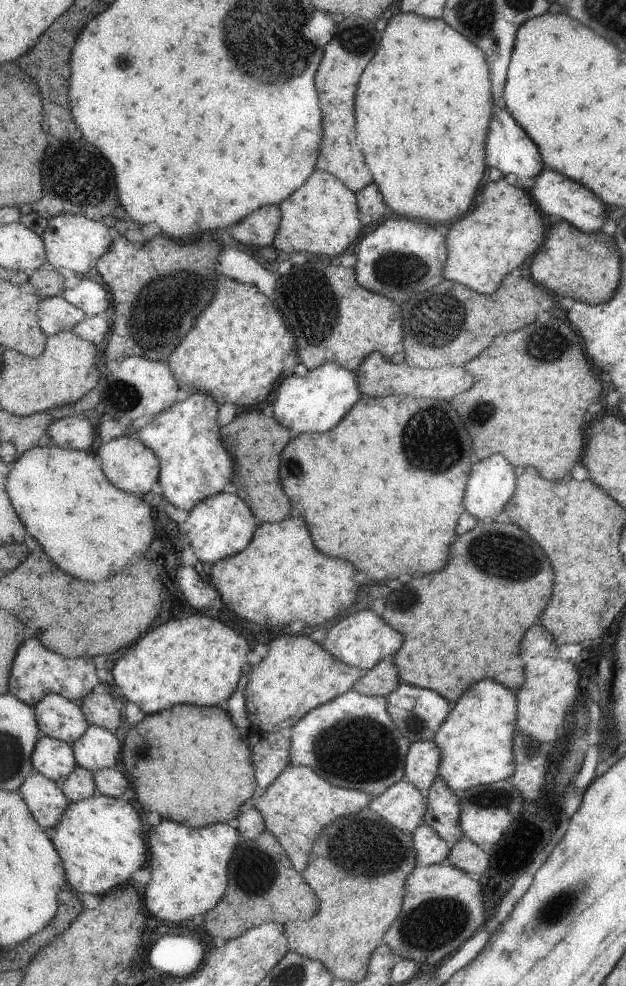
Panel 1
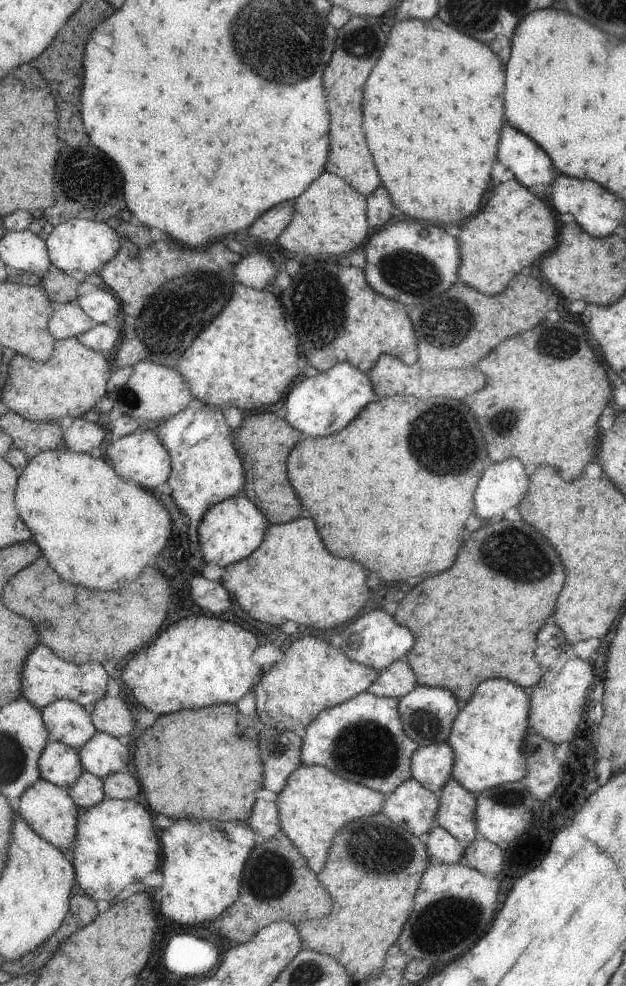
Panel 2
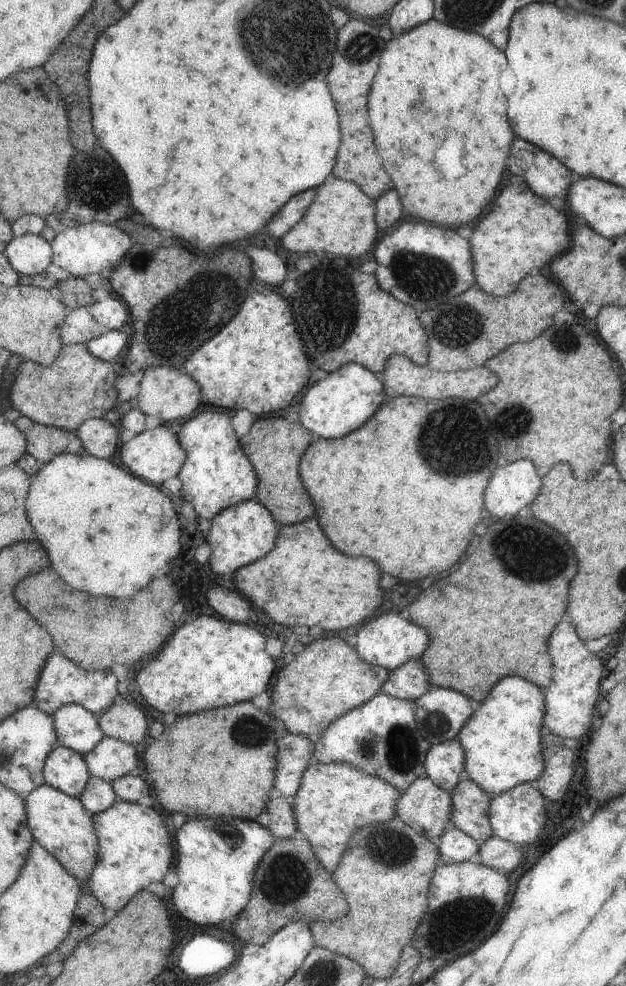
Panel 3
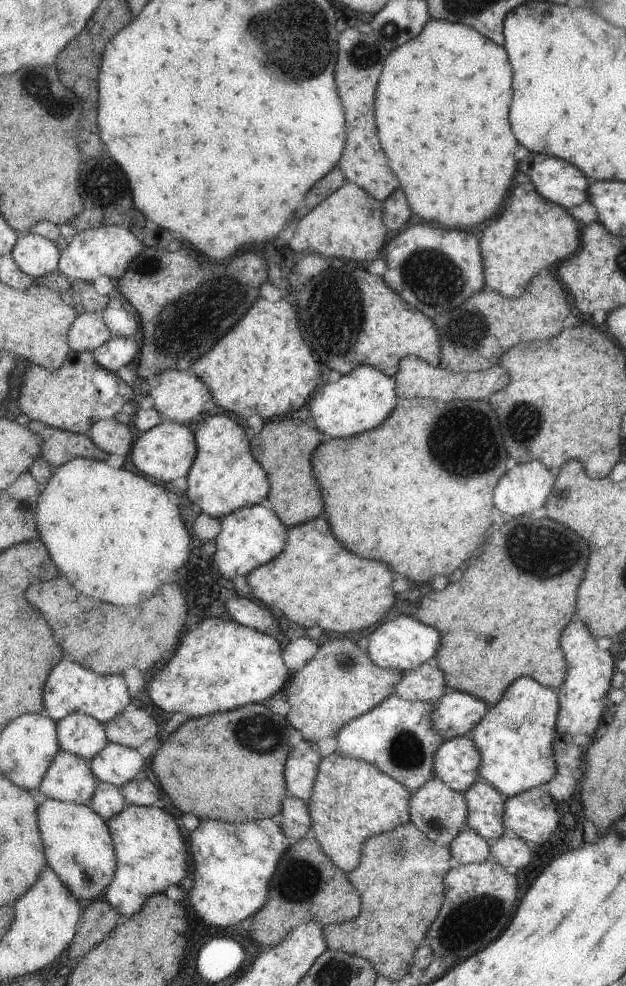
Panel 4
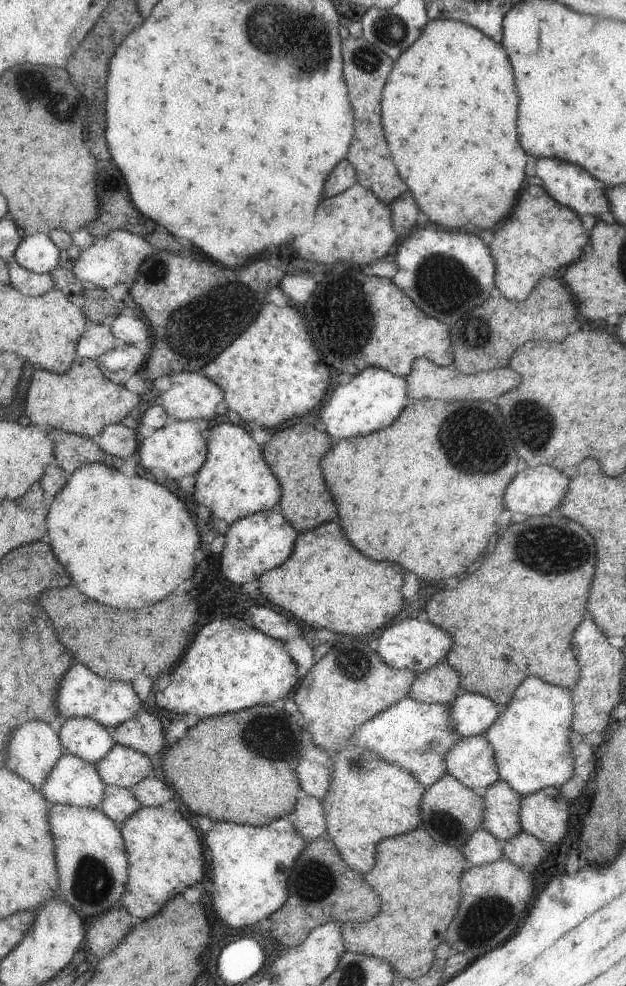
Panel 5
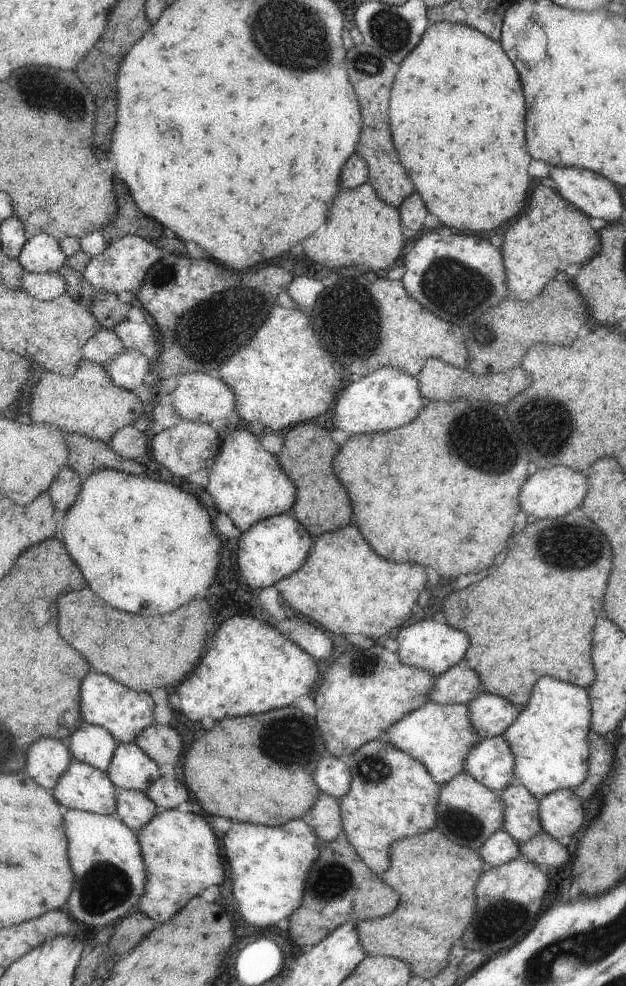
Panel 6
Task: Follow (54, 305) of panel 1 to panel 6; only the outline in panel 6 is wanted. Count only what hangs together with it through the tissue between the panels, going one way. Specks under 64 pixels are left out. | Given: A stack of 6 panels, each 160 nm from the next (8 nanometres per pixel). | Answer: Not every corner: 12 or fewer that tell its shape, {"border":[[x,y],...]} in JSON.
{"border":[[101,329],[84,348],[84,358],[102,365],[127,350],[111,329]]}

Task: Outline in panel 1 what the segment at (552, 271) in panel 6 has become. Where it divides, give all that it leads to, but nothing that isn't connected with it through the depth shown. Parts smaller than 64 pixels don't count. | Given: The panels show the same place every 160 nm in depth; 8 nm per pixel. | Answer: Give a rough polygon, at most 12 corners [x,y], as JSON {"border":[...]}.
{"border":[[503,178],[447,232],[442,276],[491,295],[543,220]]}

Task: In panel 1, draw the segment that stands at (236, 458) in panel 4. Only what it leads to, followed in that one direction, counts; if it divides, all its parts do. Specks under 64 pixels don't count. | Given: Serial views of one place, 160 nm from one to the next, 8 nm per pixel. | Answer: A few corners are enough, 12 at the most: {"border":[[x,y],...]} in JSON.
{"border":[[190,393],[135,437],[163,496],[191,512],[232,489],[220,404]]}

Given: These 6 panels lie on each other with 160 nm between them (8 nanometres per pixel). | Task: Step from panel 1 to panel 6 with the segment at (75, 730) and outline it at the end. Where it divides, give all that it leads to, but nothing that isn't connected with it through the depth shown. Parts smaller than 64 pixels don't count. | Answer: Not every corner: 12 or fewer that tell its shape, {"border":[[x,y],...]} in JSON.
{"border":[[87,722],[67,743],[75,760],[104,771],[121,744]]}

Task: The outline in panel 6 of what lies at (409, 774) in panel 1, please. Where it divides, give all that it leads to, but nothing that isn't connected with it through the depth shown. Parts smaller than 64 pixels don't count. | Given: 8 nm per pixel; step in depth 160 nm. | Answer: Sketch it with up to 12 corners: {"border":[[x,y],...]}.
{"border":[[503,735],[482,738],[463,771],[493,791],[514,782]]}

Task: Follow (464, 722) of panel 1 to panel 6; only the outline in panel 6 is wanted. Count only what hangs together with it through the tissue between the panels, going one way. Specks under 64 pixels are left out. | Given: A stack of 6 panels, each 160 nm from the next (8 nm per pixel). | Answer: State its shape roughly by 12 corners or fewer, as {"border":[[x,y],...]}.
{"border":[[537,680],[501,734],[536,798],[583,783],[585,687]]}

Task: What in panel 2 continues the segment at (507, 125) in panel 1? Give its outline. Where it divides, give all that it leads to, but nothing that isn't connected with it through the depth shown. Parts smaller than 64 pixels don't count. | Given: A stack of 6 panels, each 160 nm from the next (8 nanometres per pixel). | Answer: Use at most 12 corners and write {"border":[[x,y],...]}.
{"border":[[513,127],[501,164],[527,188],[557,175],[544,149]]}

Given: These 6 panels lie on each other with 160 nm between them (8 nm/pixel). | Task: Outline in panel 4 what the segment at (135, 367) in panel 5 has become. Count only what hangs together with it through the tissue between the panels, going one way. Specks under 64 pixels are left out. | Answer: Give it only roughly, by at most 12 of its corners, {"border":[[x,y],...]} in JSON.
{"border":[[116,337],[94,350],[99,364],[117,372],[141,344]]}

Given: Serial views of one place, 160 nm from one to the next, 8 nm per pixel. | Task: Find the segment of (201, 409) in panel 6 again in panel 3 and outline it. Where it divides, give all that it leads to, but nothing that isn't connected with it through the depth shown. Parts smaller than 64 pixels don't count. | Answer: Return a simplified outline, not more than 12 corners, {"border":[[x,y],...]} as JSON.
{"border":[[184,369],[145,371],[128,407],[163,421],[191,416],[204,401]]}

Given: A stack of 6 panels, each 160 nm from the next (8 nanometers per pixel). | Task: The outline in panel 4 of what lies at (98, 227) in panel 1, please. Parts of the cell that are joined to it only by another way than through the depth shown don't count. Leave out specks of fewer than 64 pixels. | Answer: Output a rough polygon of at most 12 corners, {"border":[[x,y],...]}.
{"border":[[122,225],[78,232],[58,270],[117,282],[145,247]]}

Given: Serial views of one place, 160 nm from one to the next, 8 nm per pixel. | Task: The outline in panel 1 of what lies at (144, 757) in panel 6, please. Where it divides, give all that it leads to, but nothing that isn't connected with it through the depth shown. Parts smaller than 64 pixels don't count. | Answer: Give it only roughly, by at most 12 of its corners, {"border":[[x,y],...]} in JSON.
{"border":[[91,725],[73,748],[79,766],[95,773],[117,766],[123,744]]}

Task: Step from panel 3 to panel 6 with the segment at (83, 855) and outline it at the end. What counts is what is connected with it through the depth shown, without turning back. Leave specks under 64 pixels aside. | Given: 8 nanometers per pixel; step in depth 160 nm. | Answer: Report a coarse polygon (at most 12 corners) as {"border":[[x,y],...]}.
{"border":[[69,809],[69,913],[90,929],[137,911],[140,838],[115,814]]}

